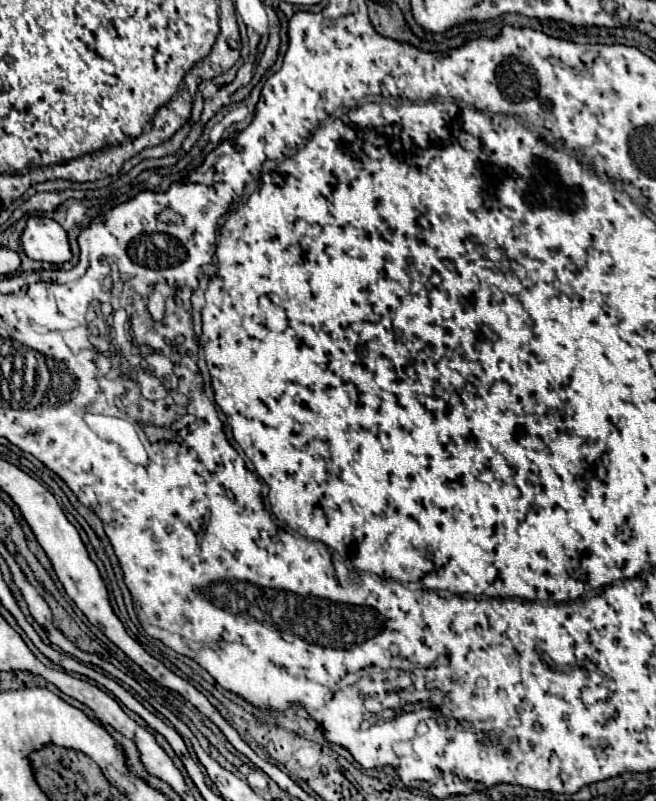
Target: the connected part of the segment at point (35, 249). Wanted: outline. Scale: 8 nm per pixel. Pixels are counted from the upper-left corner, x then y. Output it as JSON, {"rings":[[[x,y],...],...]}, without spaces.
{"rings":[[[30,217],[22,233],[22,247],[28,257],[52,265],[72,259],[68,233],[62,225],[48,217]]]}

